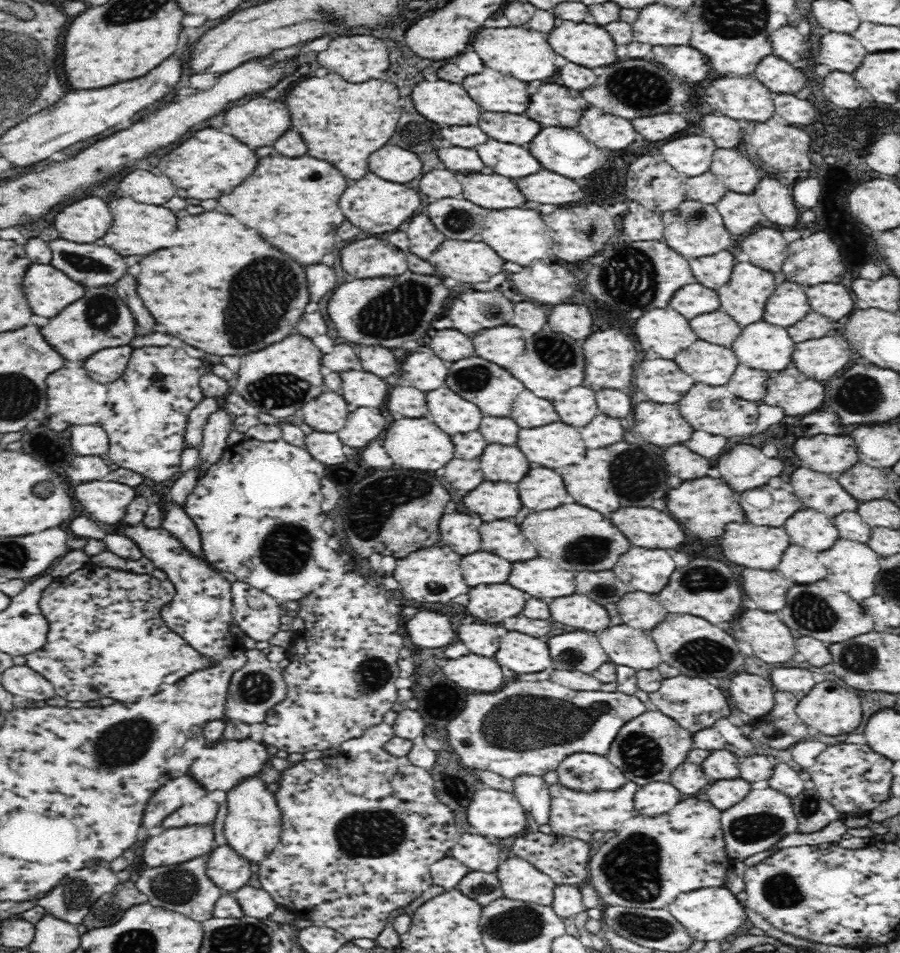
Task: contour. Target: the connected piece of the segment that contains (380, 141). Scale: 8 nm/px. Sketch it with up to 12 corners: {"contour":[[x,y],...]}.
{"contour":[[384,80],[300,82],[286,106],[308,154],[346,178],[394,134]]}

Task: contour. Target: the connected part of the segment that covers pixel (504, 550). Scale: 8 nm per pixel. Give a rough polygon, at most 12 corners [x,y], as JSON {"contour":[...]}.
{"contour":[[484,522],[482,550],[518,562],[538,556],[514,522]]}

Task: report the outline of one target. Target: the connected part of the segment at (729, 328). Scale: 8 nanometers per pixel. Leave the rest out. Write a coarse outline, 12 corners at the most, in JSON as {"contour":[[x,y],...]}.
{"contour":[[720,309],[689,323],[700,340],[732,347],[742,326]]}

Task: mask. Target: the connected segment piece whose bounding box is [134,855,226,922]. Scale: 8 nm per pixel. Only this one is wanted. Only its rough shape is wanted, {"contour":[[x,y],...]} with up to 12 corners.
{"contour":[[208,855],[144,870],[151,905],[202,922],[225,894],[206,875]]}

